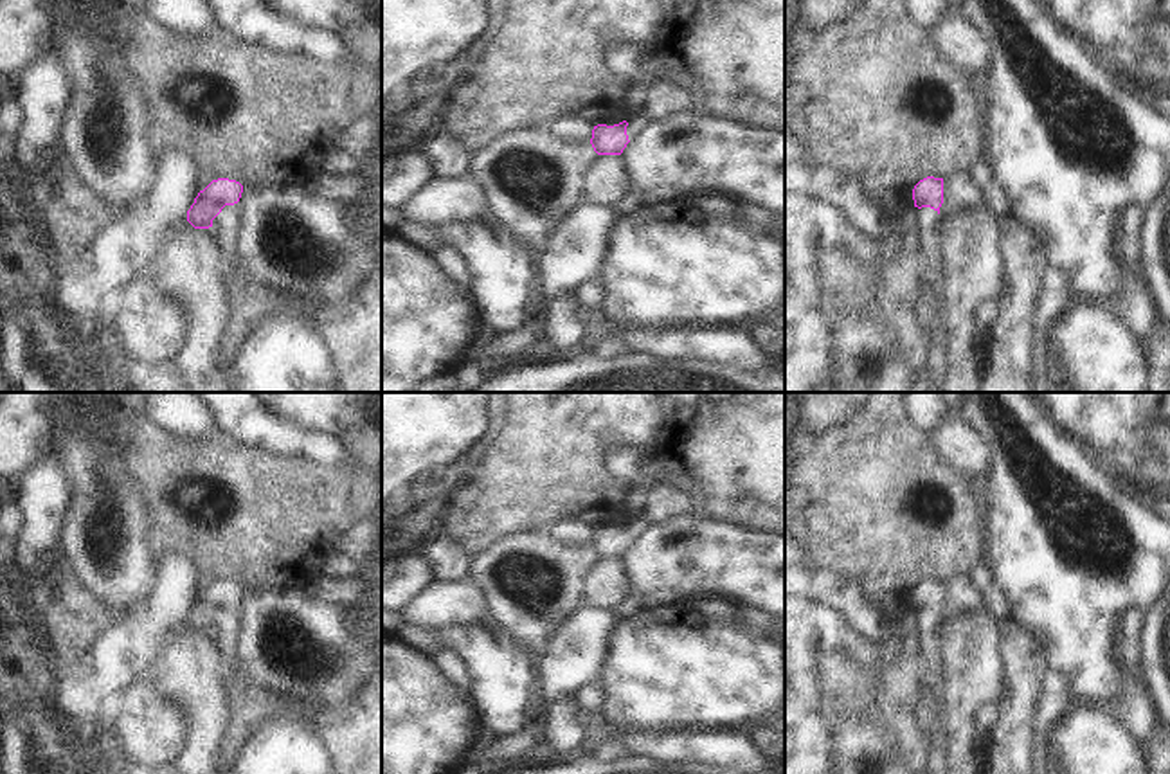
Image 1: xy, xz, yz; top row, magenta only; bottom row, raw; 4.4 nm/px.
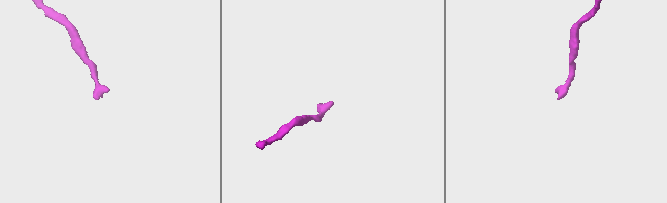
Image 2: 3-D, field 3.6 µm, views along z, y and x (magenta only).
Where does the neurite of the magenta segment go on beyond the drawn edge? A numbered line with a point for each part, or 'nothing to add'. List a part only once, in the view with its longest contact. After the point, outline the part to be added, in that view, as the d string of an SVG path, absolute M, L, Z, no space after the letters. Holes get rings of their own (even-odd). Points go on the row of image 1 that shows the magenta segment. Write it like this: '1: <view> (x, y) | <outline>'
1: xy (225, 227) | M239 202L234 205L225 205L218 214L218 221L214 225L221 254L227 257L234 257L234 238L239 223Z

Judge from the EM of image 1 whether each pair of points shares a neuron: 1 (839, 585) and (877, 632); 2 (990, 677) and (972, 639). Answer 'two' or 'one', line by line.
1: one
2: one

